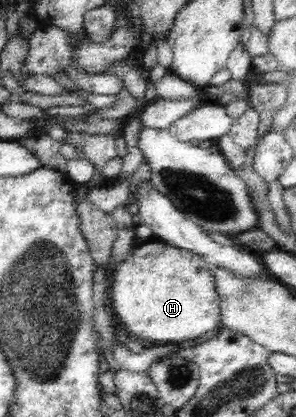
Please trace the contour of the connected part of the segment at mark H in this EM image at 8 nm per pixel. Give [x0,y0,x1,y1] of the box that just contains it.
[108,238,221,344]

